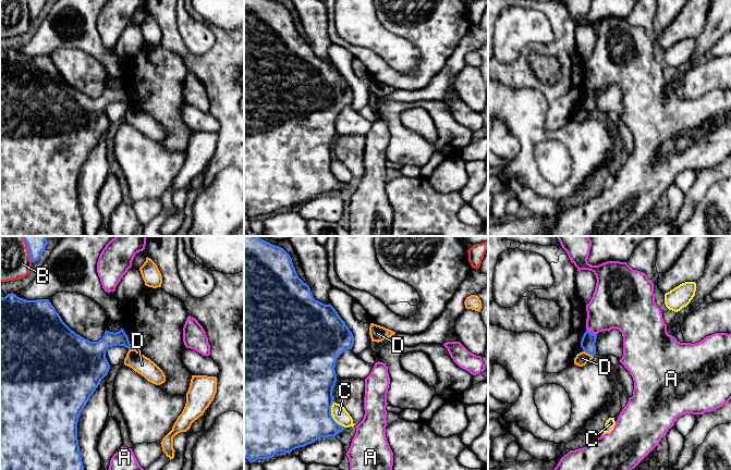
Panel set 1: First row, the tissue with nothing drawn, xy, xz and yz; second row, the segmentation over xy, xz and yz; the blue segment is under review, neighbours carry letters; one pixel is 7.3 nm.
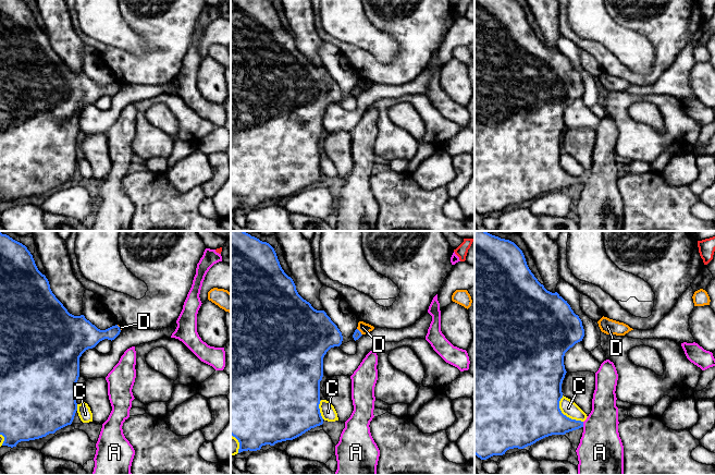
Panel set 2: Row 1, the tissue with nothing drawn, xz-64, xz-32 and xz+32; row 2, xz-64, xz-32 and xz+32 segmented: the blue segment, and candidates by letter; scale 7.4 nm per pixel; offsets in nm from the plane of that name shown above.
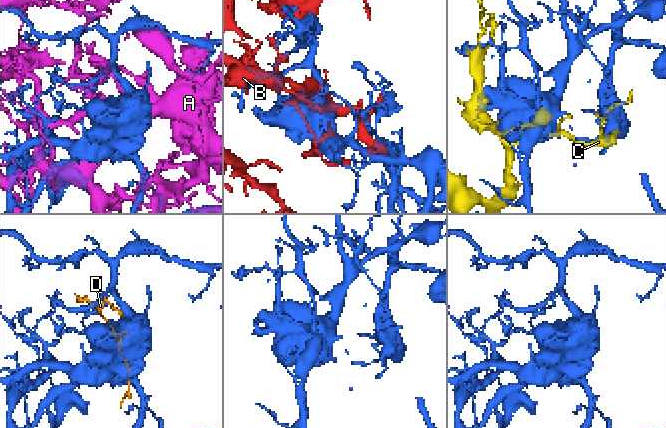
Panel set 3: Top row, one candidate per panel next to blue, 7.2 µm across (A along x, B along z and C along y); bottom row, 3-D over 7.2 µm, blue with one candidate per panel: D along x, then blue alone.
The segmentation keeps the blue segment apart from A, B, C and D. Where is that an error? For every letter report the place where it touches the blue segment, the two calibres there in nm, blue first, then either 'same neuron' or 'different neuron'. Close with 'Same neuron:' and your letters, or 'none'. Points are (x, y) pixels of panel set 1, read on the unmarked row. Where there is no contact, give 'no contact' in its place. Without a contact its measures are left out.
A: meets blue in yz at (592, 89); 110 nm thick on the blue side, 320 nm on the other; different neuron
B: meets blue in xy at (28, 8); 100 nm thick on the blue side, 280 nm on the other; different neuron
C: meets blue in xz at (331, 172); 480 nm thick on the blue side, 120 nm on the other; different neuron
D: meets blue in yz at (588, 109); 110 nm thick on the blue side, 90 nm on the other; different neuron
Same neuron: none

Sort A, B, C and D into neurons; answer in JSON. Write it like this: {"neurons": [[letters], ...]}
{"neurons": [["A"], ["B"], ["C"], ["D"]]}

